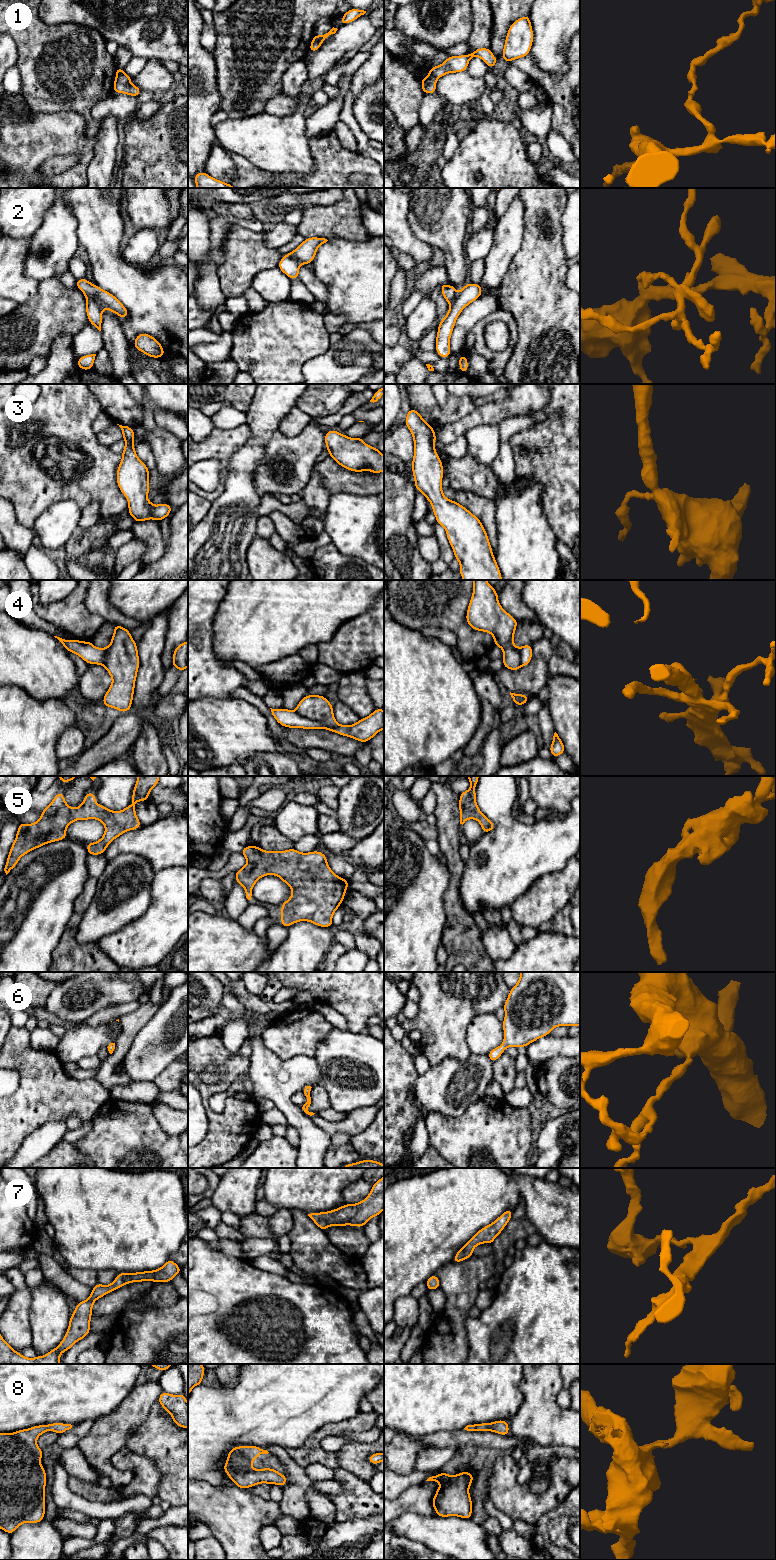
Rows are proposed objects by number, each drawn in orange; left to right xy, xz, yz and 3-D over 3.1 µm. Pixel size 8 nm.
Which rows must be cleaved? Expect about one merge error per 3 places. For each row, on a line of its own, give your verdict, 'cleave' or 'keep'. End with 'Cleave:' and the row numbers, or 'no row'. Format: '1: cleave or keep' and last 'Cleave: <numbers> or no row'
1: cleave
2: cleave
3: keep
4: cleave
5: keep
6: keep
7: keep
8: keep
Cleave: 1, 2, 4

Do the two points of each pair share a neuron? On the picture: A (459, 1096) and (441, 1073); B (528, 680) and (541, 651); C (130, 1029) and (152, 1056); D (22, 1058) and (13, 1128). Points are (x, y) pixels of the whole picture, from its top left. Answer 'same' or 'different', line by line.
A: same
B: same
C: different
D: same

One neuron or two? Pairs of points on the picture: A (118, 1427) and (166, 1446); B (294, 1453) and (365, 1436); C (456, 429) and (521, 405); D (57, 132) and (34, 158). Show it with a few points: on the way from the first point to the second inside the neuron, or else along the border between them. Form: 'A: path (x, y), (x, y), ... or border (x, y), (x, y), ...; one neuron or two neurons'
A: border (148, 1415), (125, 1445); two neurons
B: border (373, 1426), (362, 1431), (344, 1431), (340, 1435); two neurons
C: path (472, 420), (480, 415), (493, 413), (505, 408); one neuron
D: path (52, 138), (38, 152); one neuron

